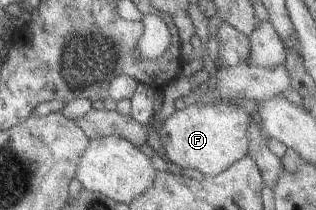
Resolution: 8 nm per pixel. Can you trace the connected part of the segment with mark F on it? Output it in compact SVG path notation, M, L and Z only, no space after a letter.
M191 99L186 108L175 109L156 130L161 147L170 162L183 168L198 170L203 175L217 175L226 170L233 162L247 154L246 131L251 116L230 103L209 103L202 105Z

